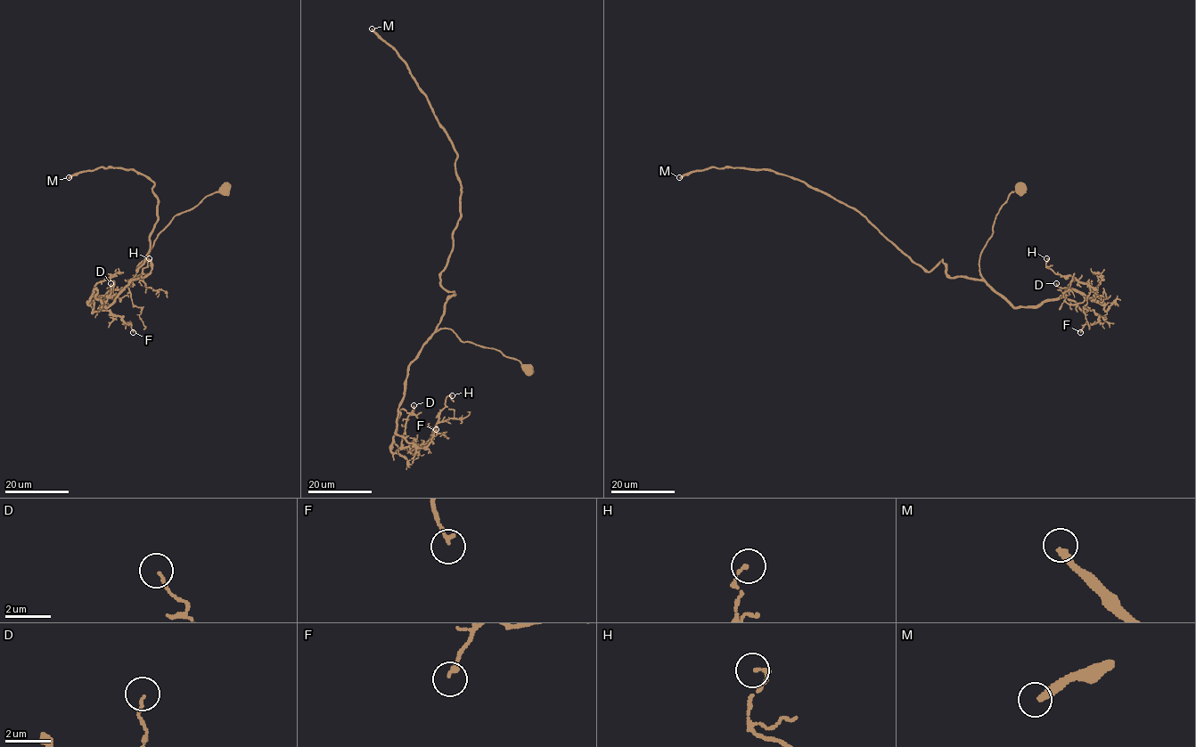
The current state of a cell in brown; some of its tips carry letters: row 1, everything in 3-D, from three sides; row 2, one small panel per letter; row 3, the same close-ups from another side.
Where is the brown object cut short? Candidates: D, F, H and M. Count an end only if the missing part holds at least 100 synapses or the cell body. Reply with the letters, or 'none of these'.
M

